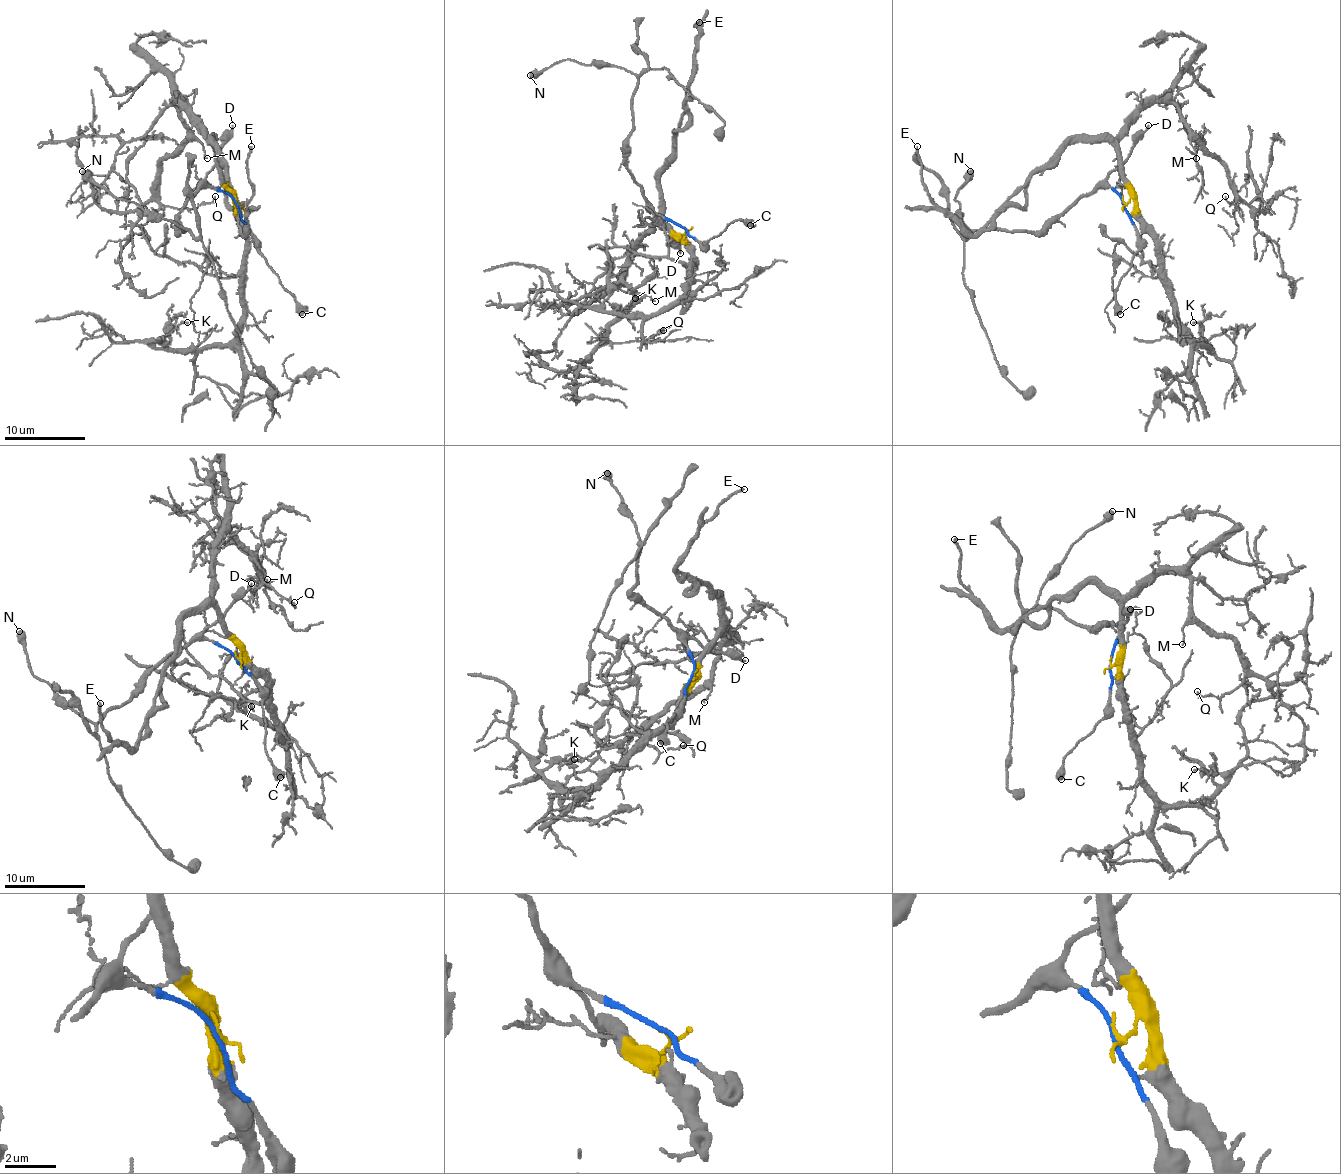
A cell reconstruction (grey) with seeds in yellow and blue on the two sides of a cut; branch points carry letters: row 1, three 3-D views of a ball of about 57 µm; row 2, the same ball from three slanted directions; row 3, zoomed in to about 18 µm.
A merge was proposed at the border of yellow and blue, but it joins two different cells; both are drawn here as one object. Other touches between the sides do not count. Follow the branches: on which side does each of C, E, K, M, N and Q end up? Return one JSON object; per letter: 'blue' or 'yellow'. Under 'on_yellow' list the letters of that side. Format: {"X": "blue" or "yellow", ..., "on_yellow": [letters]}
{"C": "blue", "E": "yellow", "K": "yellow", "M": "yellow", "N": "blue", "Q": "yellow", "on_yellow": ["E", "K", "M", "Q"]}

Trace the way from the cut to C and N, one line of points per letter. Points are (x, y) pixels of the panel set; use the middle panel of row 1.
C: (684, 228), (698, 242), (706, 242), (736, 220), (746, 220), (751, 224)
N: (684, 228), (659, 216), (627, 167), (633, 90), (637, 84), (633, 74), (619, 66), (560, 60), (529, 76)

